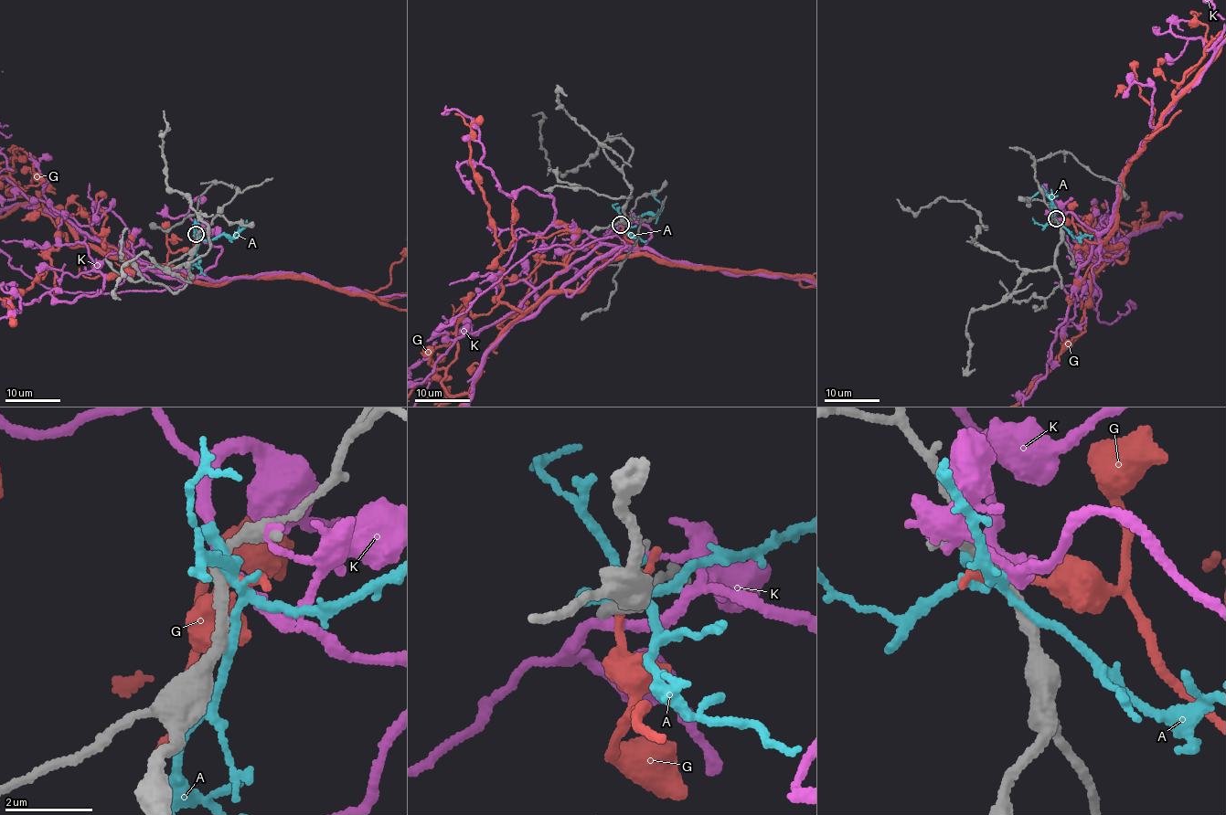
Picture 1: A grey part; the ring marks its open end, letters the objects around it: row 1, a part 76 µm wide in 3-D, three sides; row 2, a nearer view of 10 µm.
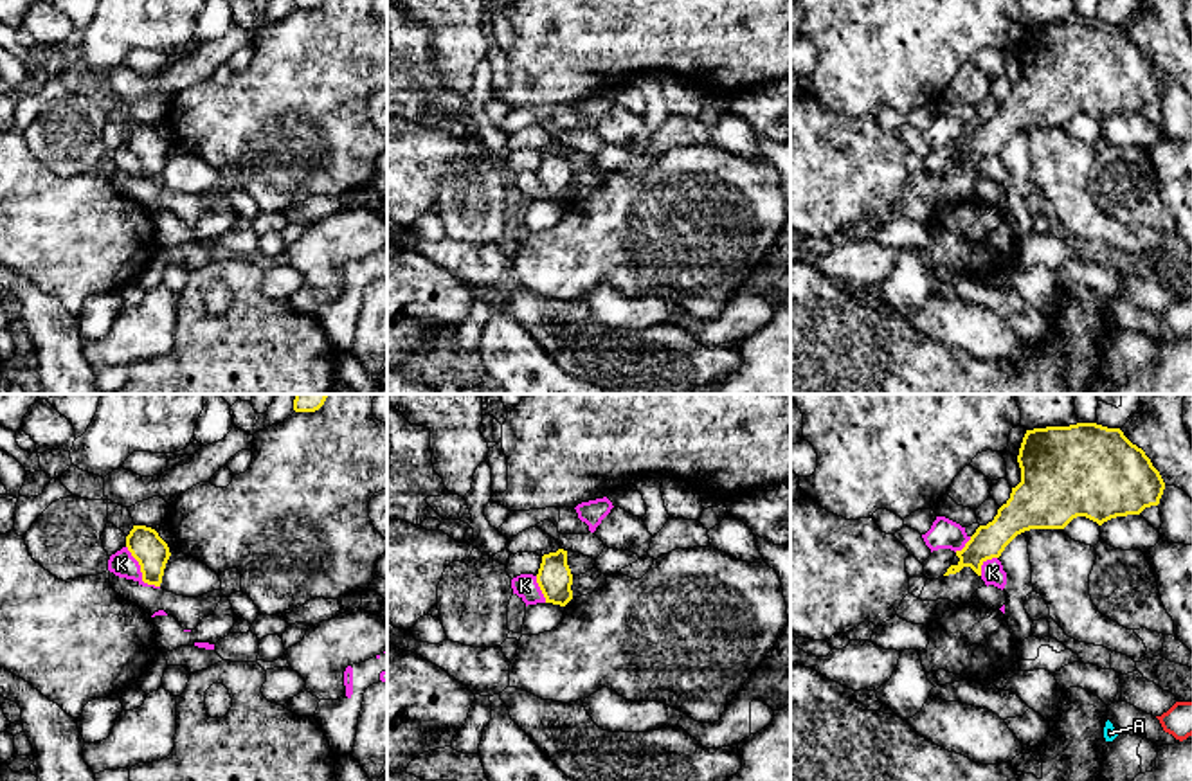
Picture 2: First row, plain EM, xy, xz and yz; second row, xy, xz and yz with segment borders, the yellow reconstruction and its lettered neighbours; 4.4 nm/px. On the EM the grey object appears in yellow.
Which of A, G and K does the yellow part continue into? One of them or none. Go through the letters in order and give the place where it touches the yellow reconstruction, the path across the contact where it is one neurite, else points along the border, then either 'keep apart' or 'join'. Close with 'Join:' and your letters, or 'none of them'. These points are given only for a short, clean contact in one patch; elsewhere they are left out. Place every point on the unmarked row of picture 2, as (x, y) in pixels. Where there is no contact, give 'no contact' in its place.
A: no contact | keep apart
G: no contact | keep apart
K: xy (141, 168) | along xy (126, 143), (139, 162), (141, 175), (159, 184) | keep apart
Join: none of them

